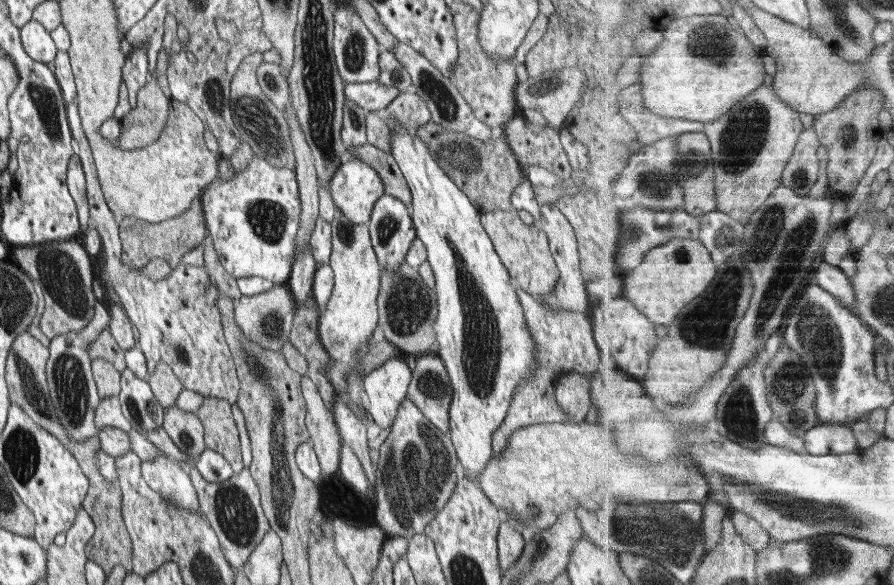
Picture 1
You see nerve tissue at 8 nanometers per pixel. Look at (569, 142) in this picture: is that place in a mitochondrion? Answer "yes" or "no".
no

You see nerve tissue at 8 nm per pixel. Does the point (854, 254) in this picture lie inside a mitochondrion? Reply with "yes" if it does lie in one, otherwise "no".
no

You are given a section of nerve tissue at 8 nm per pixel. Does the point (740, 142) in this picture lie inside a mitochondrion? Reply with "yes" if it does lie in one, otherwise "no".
yes

